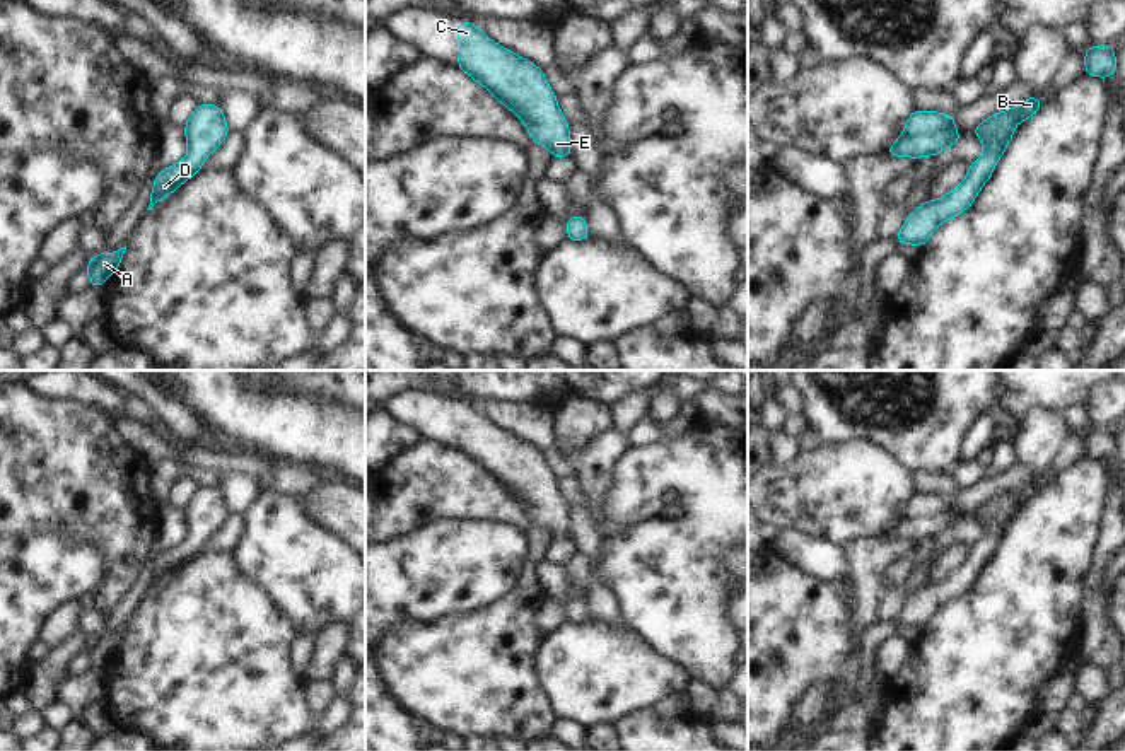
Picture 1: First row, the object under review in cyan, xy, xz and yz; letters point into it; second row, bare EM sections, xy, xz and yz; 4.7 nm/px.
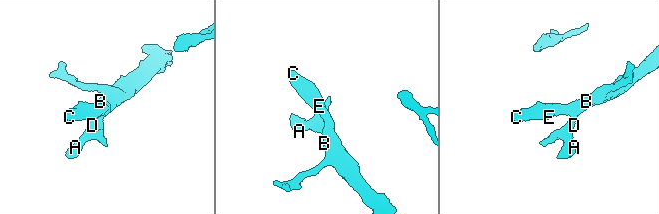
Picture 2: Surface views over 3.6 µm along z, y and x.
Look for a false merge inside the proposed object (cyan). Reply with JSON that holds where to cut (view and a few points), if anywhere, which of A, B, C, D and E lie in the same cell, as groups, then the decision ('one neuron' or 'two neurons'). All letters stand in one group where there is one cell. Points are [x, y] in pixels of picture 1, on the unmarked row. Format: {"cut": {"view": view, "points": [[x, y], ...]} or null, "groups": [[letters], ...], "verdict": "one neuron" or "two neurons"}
{"cut": null, "groups": [["A", "B", "C", "D", "E"]], "verdict": "one neuron"}

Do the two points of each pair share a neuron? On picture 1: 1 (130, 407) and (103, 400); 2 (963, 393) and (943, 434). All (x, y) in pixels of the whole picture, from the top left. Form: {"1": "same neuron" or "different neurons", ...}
{"1": "different neurons", "2": "same neuron"}

